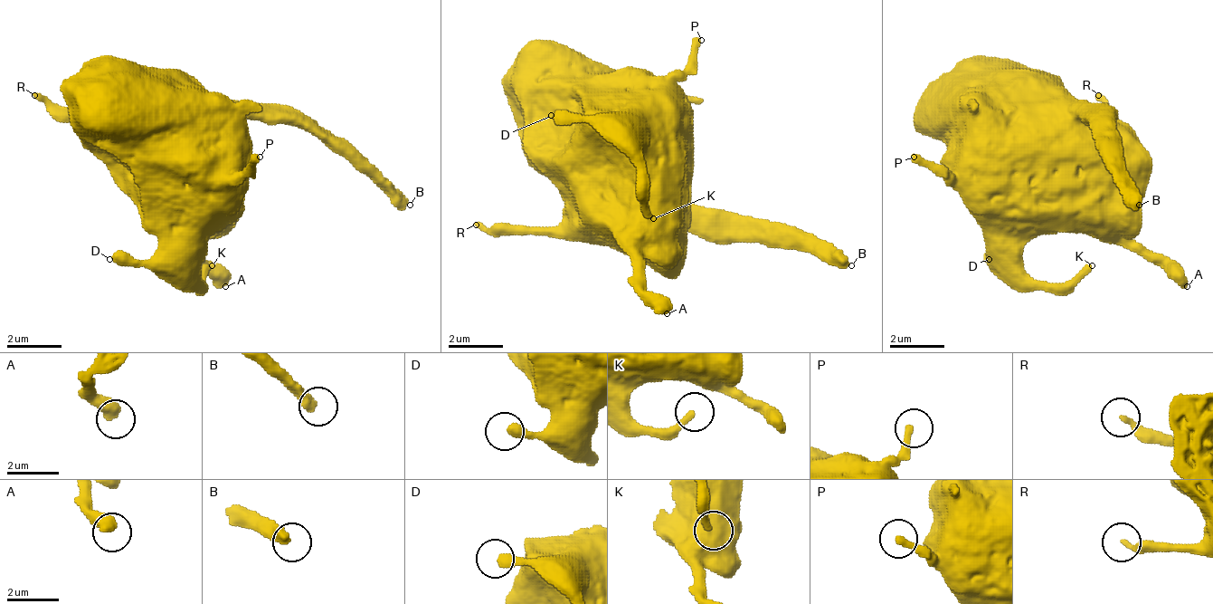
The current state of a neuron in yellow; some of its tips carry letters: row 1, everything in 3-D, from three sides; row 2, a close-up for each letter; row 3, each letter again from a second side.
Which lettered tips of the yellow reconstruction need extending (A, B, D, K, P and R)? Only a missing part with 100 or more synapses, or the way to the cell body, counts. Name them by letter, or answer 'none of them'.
B

